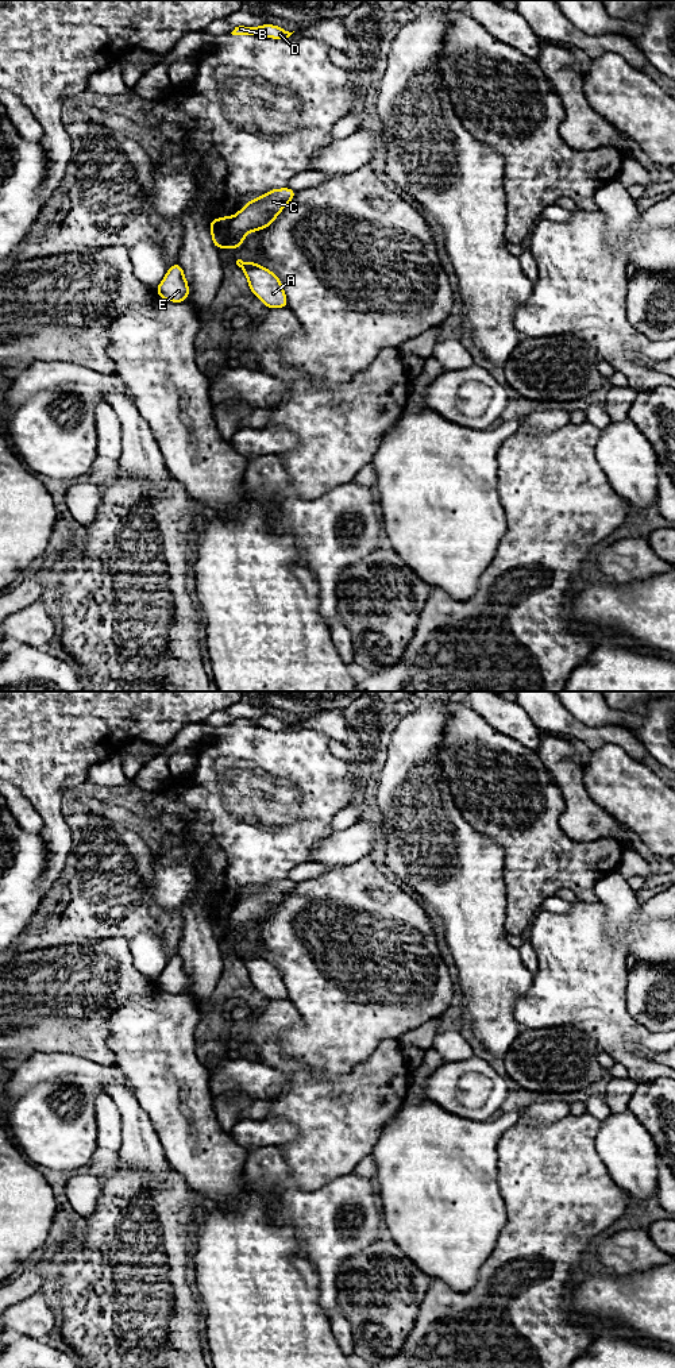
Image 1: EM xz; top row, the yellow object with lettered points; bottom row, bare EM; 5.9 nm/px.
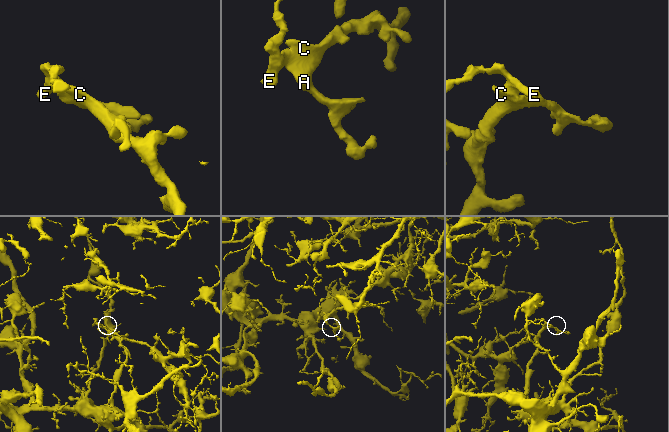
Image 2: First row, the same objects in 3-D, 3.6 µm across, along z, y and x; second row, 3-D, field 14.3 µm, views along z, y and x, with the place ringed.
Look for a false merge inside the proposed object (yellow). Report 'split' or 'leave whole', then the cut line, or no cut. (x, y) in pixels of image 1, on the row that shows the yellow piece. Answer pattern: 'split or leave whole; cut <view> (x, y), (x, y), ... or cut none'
split; cut xz (232, 218), (228, 226), (228, 235), (222, 246)

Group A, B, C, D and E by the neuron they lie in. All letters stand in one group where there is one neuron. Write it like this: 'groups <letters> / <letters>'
groups A C / B D E

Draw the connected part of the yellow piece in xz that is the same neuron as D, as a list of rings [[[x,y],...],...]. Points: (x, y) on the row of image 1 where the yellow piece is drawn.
[[[263,24],[259,27],[244,27],[239,26],[231,32],[232,35],[263,35],[273,39],[286,41],[293,32],[289,32],[274,24]]]

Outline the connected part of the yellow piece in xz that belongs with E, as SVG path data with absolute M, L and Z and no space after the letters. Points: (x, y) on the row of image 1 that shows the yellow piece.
M176 262L166 273L155 293L167 301L184 302L189 297L189 285L185 280L184 270Z

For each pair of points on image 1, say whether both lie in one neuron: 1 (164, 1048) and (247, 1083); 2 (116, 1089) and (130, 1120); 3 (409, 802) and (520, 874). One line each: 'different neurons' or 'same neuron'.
1: different neurons
2: same neuron
3: different neurons

